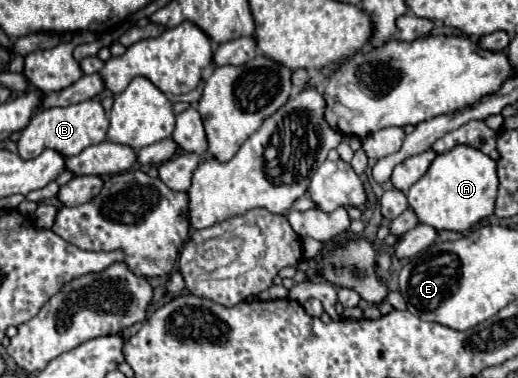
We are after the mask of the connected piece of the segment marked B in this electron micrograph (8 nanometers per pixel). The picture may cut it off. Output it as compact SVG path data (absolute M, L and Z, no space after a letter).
M95 99L75 103L69 107L53 107L47 111L37 111L31 117L29 125L21 131L21 137L17 141L17 151L21 159L33 159L45 149L53 149L61 153L63 157L71 157L71 155L81 153L89 145L97 145L105 141L107 127L109 127L107 113L103 111L101 103Z

